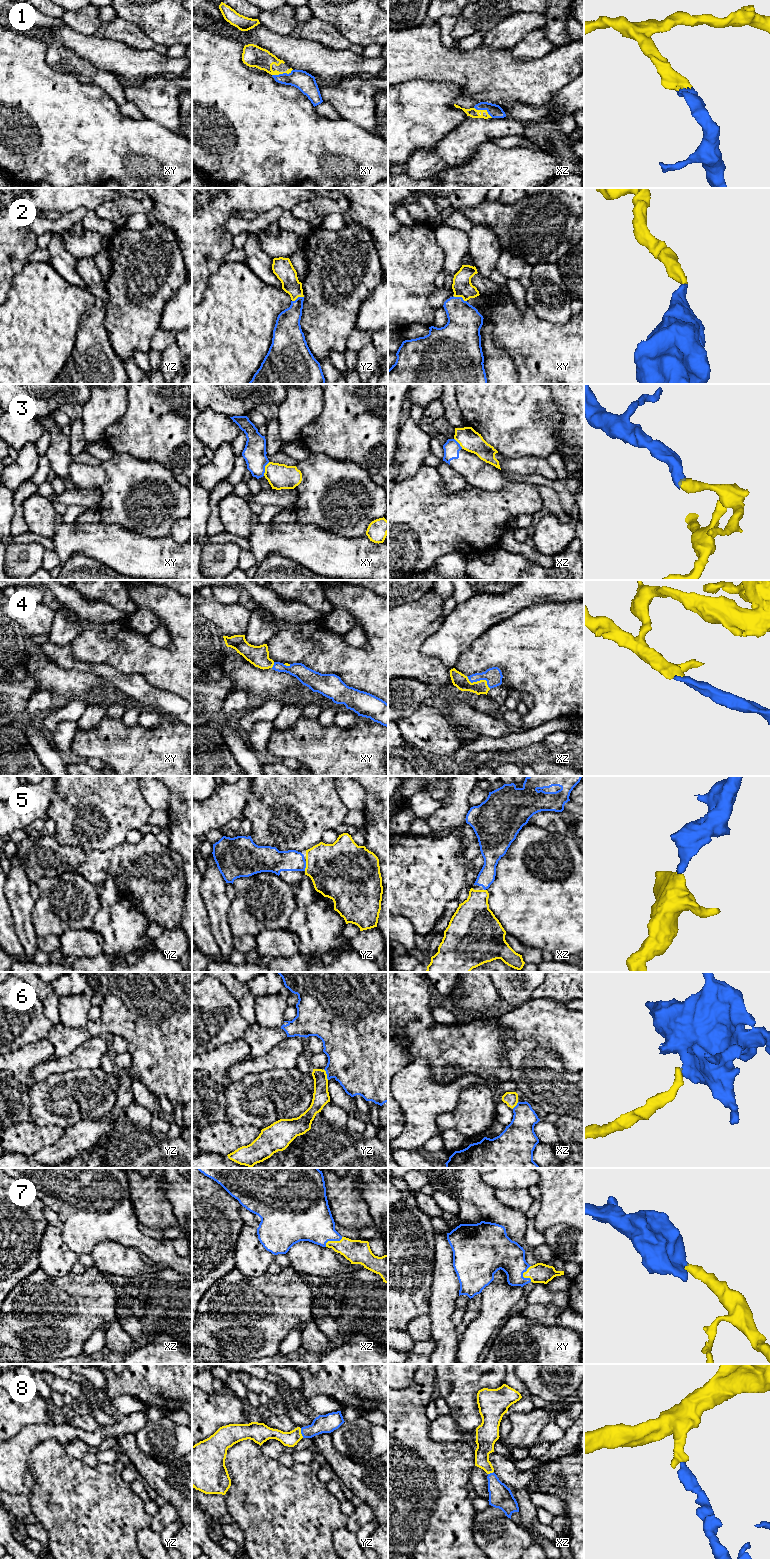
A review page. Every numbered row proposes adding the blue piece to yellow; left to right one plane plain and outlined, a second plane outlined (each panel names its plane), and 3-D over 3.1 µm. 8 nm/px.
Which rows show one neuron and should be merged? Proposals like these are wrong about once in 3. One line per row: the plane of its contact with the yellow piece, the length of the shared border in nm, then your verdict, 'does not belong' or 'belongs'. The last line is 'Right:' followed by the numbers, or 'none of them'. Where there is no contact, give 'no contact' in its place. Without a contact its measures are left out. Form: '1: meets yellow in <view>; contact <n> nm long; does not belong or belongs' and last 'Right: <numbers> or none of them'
1: meets yellow in xy; contact 180 nm long; belongs
2: meets yellow in xy; contact 120 nm long; belongs
3: meets yellow in xy; contact 120 nm long; does not belong
4: meets yellow in xz; contact 220 nm long; belongs
5: meets yellow in yz; contact 80 nm long; belongs
6: meets yellow in yz; contact 100 nm long; does not belong
7: meets yellow in xy; contact 140 nm long; belongs
8: meets yellow in yz; contact 80 nm long; belongs
Right: 1, 2, 4, 5, 7, 8

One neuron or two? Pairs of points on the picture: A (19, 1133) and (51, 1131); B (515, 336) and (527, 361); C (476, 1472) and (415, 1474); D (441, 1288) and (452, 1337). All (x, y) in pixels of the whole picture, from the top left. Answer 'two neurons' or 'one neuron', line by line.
A: one neuron
B: one neuron
C: two neurons
D: one neuron

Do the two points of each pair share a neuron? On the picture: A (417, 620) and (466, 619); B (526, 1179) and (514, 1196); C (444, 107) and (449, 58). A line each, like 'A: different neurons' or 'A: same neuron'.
A: different neurons
B: different neurons
C: different neurons

